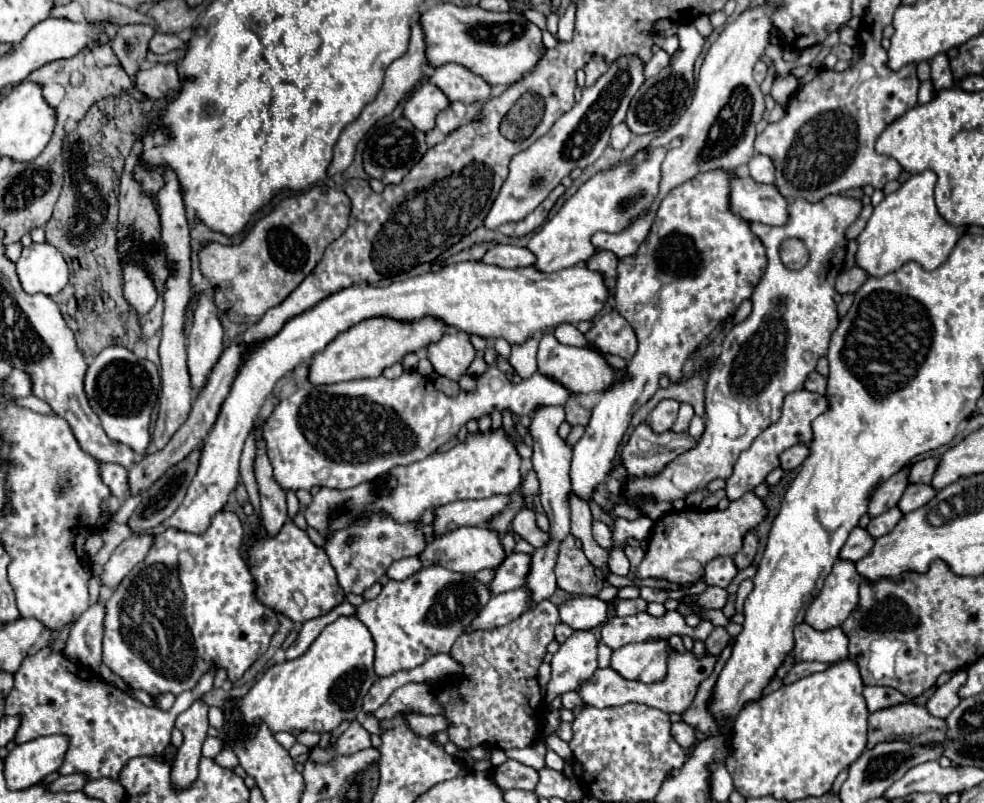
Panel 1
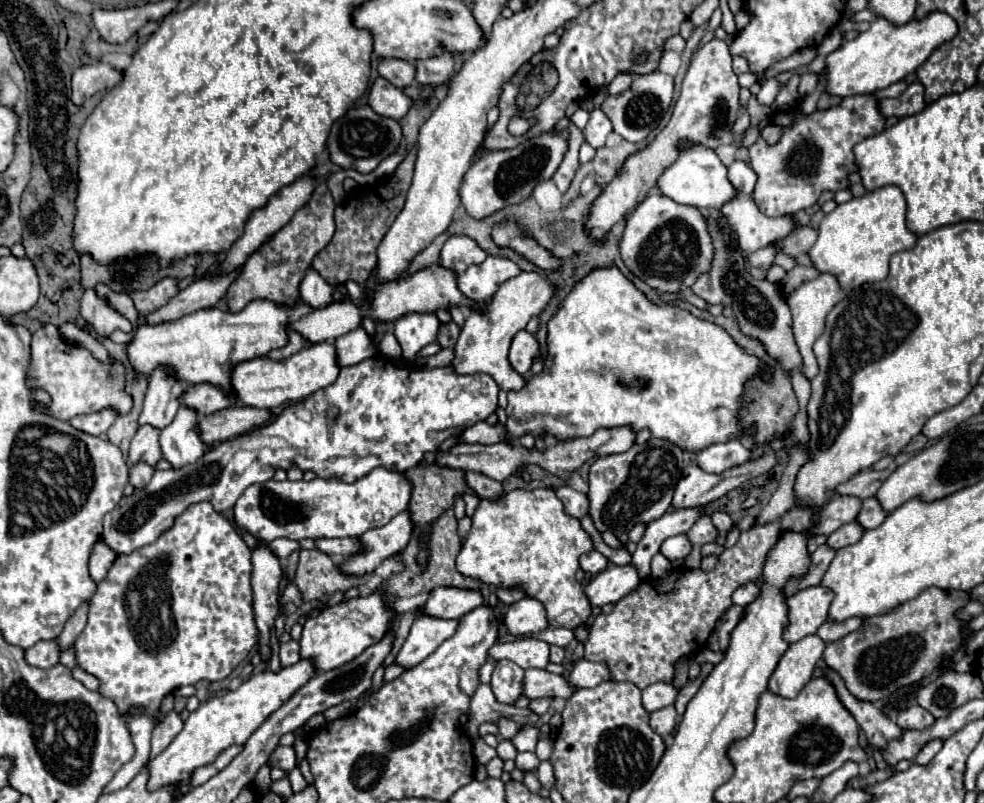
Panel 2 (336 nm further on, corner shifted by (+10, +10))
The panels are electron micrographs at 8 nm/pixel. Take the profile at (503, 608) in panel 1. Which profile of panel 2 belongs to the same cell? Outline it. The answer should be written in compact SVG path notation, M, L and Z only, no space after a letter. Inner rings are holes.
M420 616L412 624L404 646L394 658L394 664L402 668L414 668L454 634L454 624L458 624L458 620L434 620L430 616Z

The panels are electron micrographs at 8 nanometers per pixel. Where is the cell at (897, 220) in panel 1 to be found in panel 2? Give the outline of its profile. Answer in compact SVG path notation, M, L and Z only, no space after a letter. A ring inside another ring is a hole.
M884 186L876 192L852 198L826 214L818 226L818 240L808 256L818 272L830 272L838 278L842 290L854 290L888 276L888 260L894 252L910 250L916 234L906 228L906 198L898 186Z

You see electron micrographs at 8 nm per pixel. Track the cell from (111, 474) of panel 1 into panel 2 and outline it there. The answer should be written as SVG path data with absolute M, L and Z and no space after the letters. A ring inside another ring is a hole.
M136 464L130 468L130 484L134 488L144 488L154 474L154 468L148 464Z

